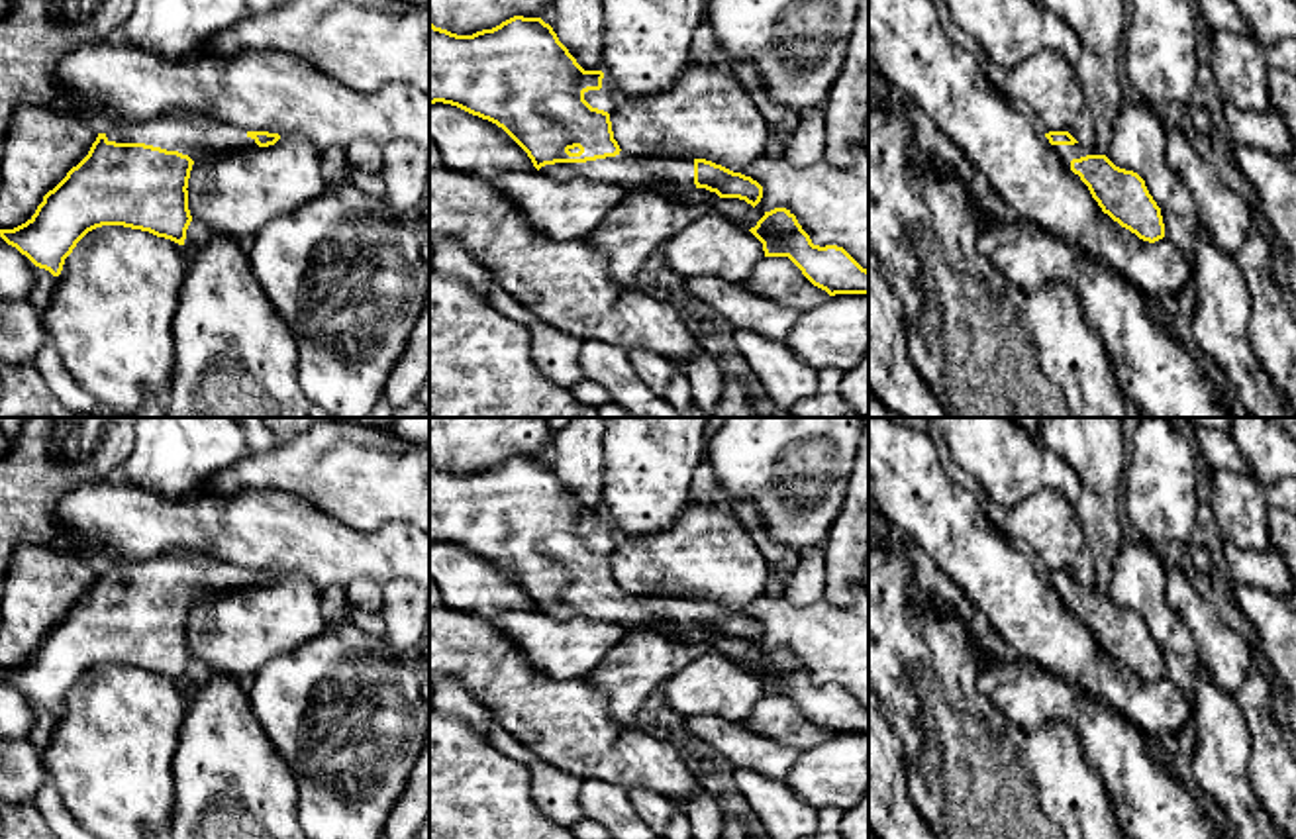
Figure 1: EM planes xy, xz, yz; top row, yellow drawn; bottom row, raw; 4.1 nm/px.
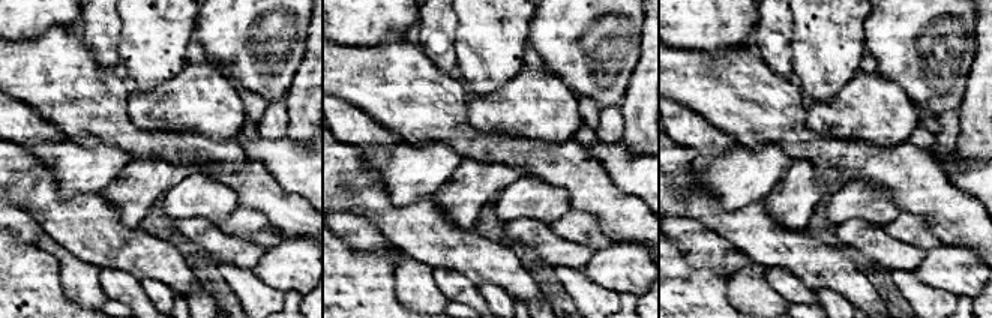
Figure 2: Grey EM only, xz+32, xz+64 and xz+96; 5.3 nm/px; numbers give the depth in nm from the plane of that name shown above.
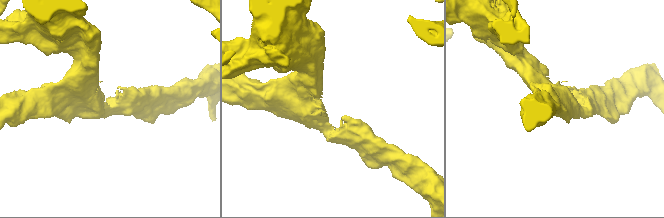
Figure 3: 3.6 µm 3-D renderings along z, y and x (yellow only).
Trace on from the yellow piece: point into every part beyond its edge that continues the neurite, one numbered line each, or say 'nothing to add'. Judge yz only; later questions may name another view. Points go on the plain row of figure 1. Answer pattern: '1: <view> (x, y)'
1: yz (1067, 592)

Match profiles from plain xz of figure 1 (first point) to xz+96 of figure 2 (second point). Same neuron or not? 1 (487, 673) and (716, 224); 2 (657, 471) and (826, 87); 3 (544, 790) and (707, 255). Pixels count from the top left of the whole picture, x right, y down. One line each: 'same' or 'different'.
1: same
2: same
3: different

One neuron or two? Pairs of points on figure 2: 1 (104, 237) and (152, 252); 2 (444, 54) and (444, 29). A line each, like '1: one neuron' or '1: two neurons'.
1: one neuron
2: one neuron

